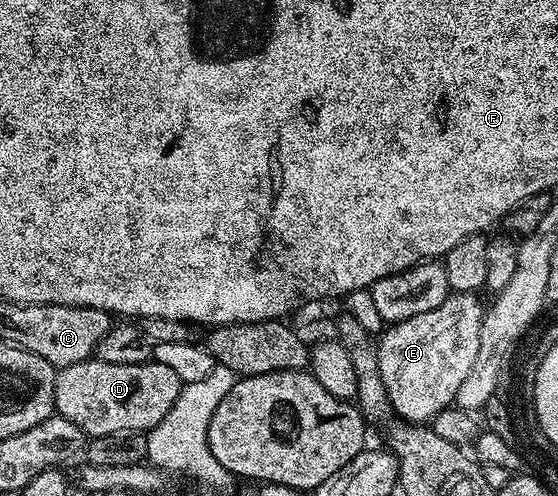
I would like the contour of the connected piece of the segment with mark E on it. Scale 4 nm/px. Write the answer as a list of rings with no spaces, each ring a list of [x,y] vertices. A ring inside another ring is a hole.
[[[453,292],[435,310],[388,325],[380,333],[376,341],[379,374],[383,378],[383,386],[387,386],[390,409],[398,412],[402,421],[424,425],[456,401],[459,386],[463,386],[463,378],[467,378],[471,366],[475,366],[475,354],[479,354],[479,334],[486,305],[477,299],[472,292]]]

